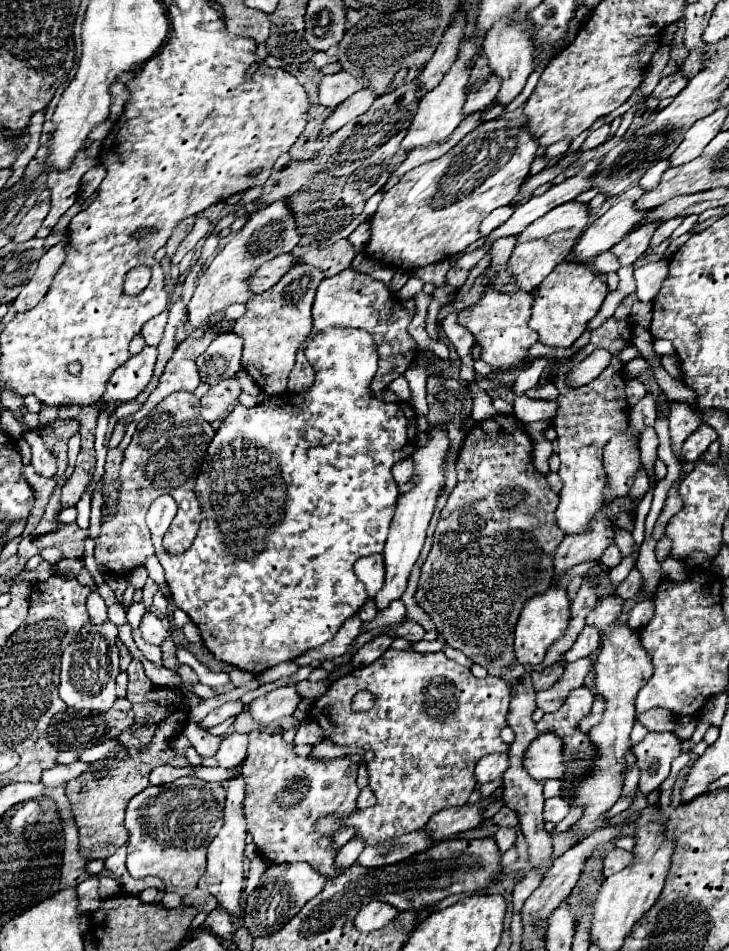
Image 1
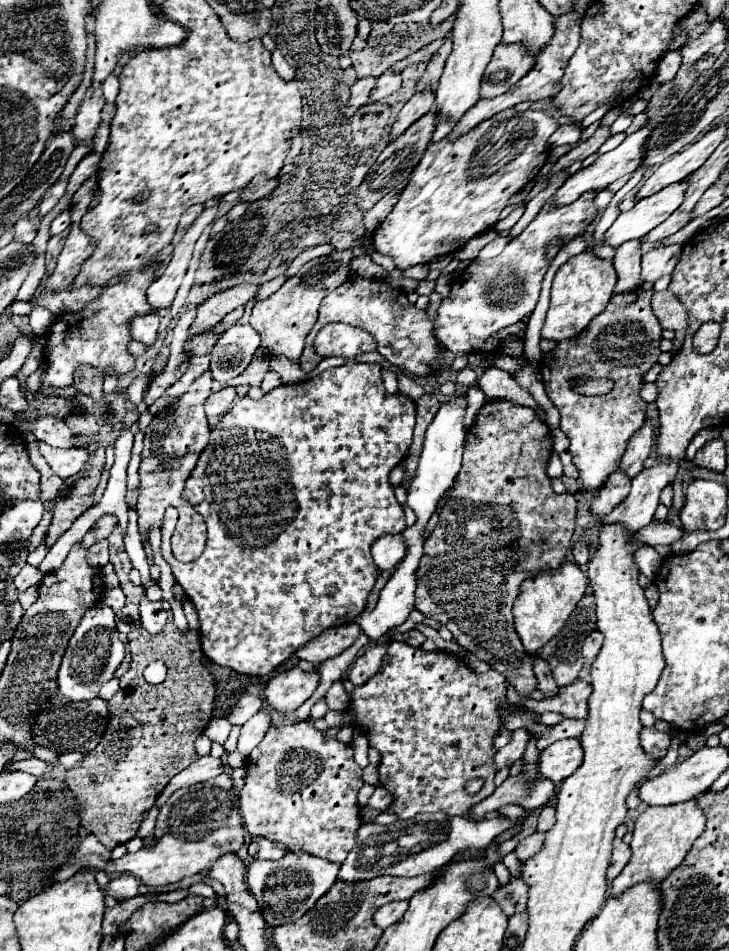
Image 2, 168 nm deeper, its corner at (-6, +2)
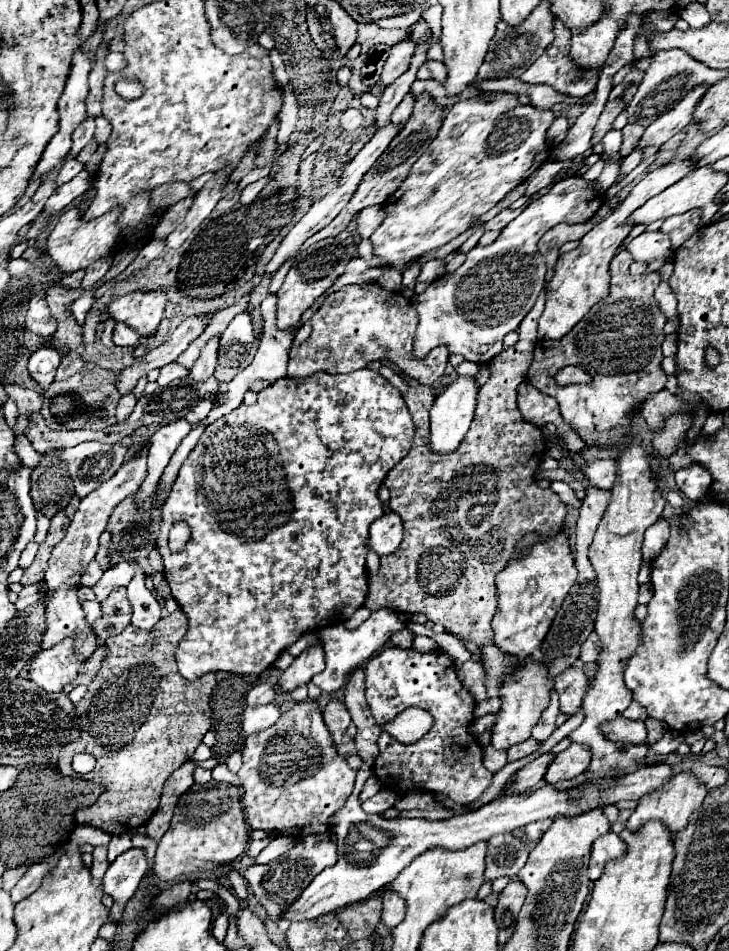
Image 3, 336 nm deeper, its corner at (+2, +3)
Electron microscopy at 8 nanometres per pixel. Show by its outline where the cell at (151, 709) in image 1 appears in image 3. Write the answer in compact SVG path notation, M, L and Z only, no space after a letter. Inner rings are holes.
M175 610L153 630L141 632L127 626L121 634L107 638L109 654L85 698L75 704L81 716L81 738L61 748L57 764L63 776L77 776L71 768L75 754L87 752L97 760L97 766L83 778L103 784L105 792L91 808L77 810L79 826L95 826L111 836L143 826L159 806L165 780L193 756L203 734L211 728L209 700L215 674L189 682L177 672L175 650L185 634L187 616Z

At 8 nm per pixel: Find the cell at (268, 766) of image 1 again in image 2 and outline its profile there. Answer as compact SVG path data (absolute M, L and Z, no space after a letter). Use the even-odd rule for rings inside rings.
M309 721L273 725L273 729L267 731L265 739L251 751L247 759L247 777L239 795L239 809L245 821L245 829L251 835L285 843L289 851L305 851L315 857L341 863L355 847L357 829L361 825L357 807L357 793L361 787L361 767L353 761L353 749L349 745L323 735Z

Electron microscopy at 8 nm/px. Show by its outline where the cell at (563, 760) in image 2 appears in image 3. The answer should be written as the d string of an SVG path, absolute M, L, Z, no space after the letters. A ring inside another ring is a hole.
M571 742L571 746L567 750L559 752L553 758L553 762L549 764L545 782L555 784L559 780L571 780L571 778L579 776L581 772L585 772L587 766L589 766L589 750L583 744Z

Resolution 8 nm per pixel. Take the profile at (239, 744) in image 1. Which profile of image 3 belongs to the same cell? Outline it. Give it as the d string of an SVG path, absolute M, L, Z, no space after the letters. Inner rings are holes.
M275 702L265 704L265 706L253 706L253 708L245 708L243 712L243 736L251 736L257 734L269 726L273 726L273 722L279 718L279 706Z

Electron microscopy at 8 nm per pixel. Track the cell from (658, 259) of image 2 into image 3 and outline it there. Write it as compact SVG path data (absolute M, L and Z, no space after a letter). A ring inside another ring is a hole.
M659 230L639 234L627 244L627 250L631 252L635 262L645 262L645 264L651 264L655 260L669 260L673 254L669 236L665 236L665 232Z

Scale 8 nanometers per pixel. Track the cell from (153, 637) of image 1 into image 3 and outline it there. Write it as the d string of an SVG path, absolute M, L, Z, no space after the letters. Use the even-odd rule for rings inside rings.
M129 560L129 564L135 570L135 576L127 586L127 598L129 598L131 606L133 606L131 624L135 628L141 628L141 630L151 630L161 618L161 604L147 590L147 586L145 586L147 576L145 576L141 564L137 560Z

